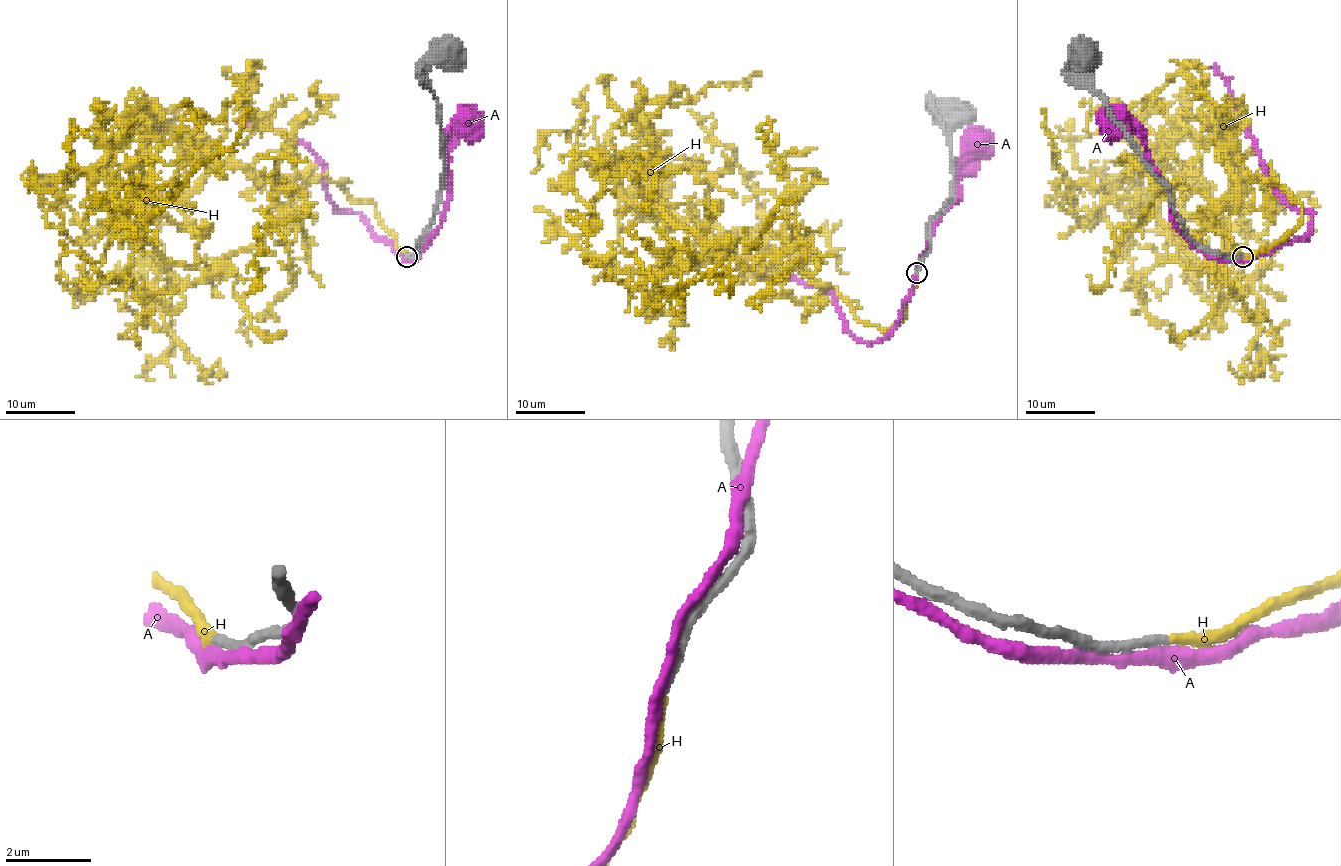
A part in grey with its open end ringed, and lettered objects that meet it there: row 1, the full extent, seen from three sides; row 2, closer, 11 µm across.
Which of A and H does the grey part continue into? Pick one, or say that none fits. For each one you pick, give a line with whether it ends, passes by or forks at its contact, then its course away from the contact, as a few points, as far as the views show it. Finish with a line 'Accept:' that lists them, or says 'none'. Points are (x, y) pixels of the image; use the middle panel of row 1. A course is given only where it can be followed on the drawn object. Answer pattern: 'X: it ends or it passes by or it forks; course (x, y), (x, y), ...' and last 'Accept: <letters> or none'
H: it ends; course (917, 273), (884, 330), (834, 285), (704, 244), (652, 176), (579, 164), (567, 183), (596, 230), (575, 211)
Accept: H

